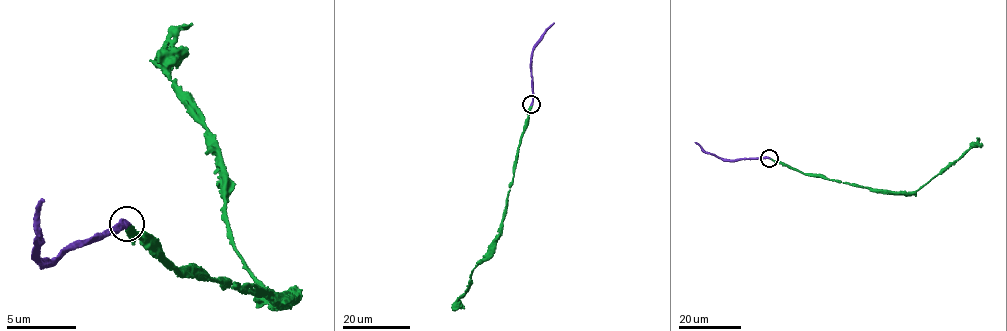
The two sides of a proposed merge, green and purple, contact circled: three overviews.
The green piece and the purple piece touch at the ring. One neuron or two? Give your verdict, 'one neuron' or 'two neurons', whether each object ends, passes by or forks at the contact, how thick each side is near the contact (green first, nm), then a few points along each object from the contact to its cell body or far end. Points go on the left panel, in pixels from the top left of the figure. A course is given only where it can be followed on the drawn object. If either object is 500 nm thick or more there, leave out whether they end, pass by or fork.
one neuron | green ends | purple ends | 360/400 nm | green via (128, 225), (159, 237), (177, 272), (293, 295), (263, 295), (249, 275), (230, 191), (170, 74), (193, 22) | purple via (125, 225), (96, 233), (39, 264), (33, 260), (33, 217), (43, 199)

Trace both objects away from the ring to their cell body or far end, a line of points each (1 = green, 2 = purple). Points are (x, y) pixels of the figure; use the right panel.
1: (768, 158), (806, 174), (876, 189), (913, 193), (959, 158), (978, 137)
2: (769, 158), (725, 160), (707, 153), (695, 142)

